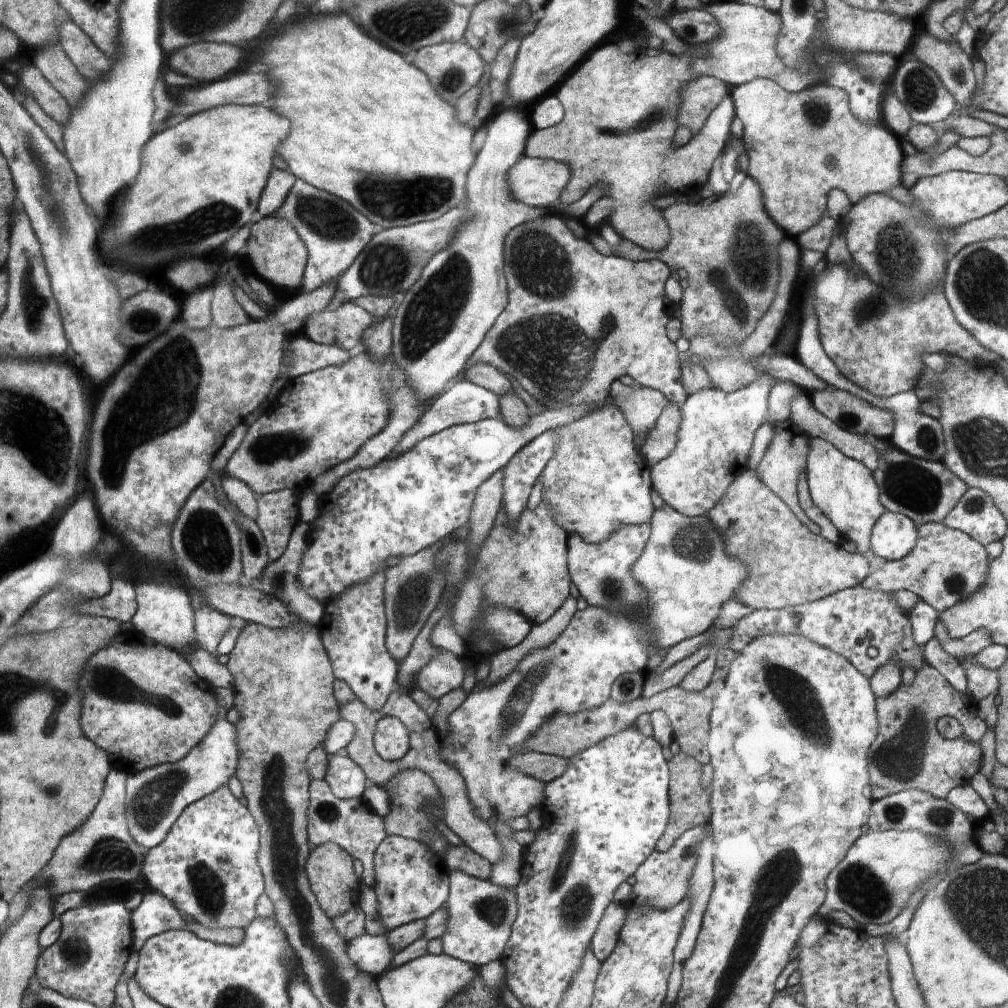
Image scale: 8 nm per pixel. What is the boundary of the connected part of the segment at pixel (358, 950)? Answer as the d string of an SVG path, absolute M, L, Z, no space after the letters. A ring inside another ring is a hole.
M385 933L364 934L348 940L350 960L365 973L380 976L388 970L396 952L389 945Z

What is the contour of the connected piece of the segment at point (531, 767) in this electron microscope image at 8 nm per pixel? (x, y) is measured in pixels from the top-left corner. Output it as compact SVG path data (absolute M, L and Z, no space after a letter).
M526 751L515 756L511 762L517 769L543 783L549 783L562 776L569 765L567 758L534 751Z

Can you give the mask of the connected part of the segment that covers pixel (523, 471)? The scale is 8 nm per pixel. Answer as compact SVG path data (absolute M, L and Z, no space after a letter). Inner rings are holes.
M549 428L538 435L503 468L503 506L513 523L524 512L536 477L555 455L559 428Z

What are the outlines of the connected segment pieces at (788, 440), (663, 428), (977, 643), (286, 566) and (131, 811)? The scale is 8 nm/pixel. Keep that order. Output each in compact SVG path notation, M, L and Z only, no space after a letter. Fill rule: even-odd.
M768 418L766 422L774 427L775 435L772 444L770 444L765 456L756 469L760 480L763 481L773 493L776 493L776 496L784 500L788 508L791 508L792 512L795 513L813 533L820 535L821 528L808 518L806 513L800 508L800 503L798 502L798 475L800 474L800 470L805 469L804 471L806 472L808 452L810 452L810 436L800 429L796 423L793 423L790 418L787 421L777 423L772 423L771 418Z
M668 404L649 430L641 447L641 455L650 466L666 459L678 444L678 432L682 424L682 408L678 404Z
M938 619L934 631L935 636L940 639L942 646L946 652L952 654L956 658L962 654L976 654L983 648L992 644L991 634L987 628L979 628L970 635L961 639L951 639L949 637L946 625L943 620Z
M300 522L296 523L289 536L284 554L282 554L278 560L269 561L267 567L262 571L258 579L250 581L243 576L242 584L245 586L250 585L252 588L261 590L266 594L274 595L283 602L283 605L288 605L295 613L298 613L307 624L314 627L321 622L325 614L324 605L312 597L298 580L300 564L302 564L302 558L308 548L306 542L308 532L310 532L309 525Z
M224 687L217 688L217 691L221 702L221 718L199 747L184 760L147 768L129 777L127 784L129 824L136 842L149 848L150 851L159 847L170 836L172 827L179 822L179 818L191 804L228 786L230 780L237 776L243 750L237 726L226 718L228 711L236 707L237 694L235 690Z

